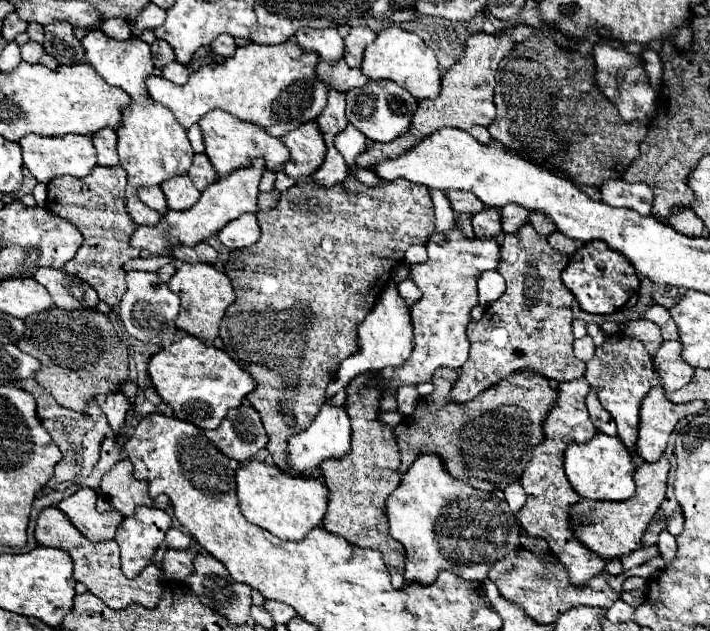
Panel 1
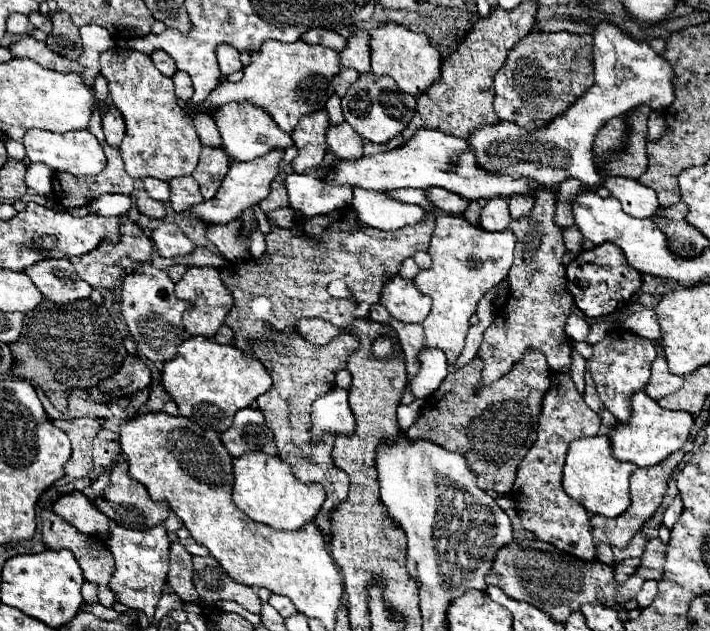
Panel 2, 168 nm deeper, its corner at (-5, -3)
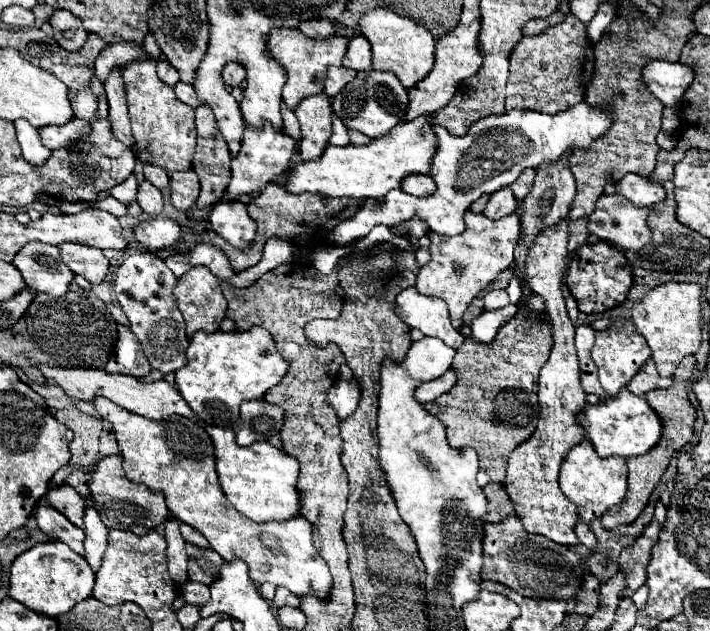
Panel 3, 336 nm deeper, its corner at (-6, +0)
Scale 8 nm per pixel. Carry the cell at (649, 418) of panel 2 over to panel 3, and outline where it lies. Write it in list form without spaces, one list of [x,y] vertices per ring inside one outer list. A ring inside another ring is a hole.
[[[627,387],[617,393],[617,397],[607,397],[605,401],[591,405],[587,403],[583,413],[577,415],[579,425],[585,429],[585,437],[591,441],[599,457],[635,457],[647,453],[661,437],[661,421],[655,411],[645,403],[645,397],[633,395]]]

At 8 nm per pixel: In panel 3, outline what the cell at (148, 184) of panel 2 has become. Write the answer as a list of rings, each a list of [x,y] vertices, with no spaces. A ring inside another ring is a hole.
[[[145,165],[143,167],[143,175],[145,175],[145,179],[149,183],[153,183],[159,189],[169,187],[169,175],[167,175],[167,171],[161,169],[161,167],[157,167],[157,165]]]

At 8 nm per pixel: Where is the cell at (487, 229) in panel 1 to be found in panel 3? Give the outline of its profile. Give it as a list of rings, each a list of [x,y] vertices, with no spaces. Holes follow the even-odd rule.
[[[503,187],[491,195],[483,213],[491,219],[497,219],[497,217],[511,215],[515,209],[517,209],[517,199],[515,199],[511,187]]]

